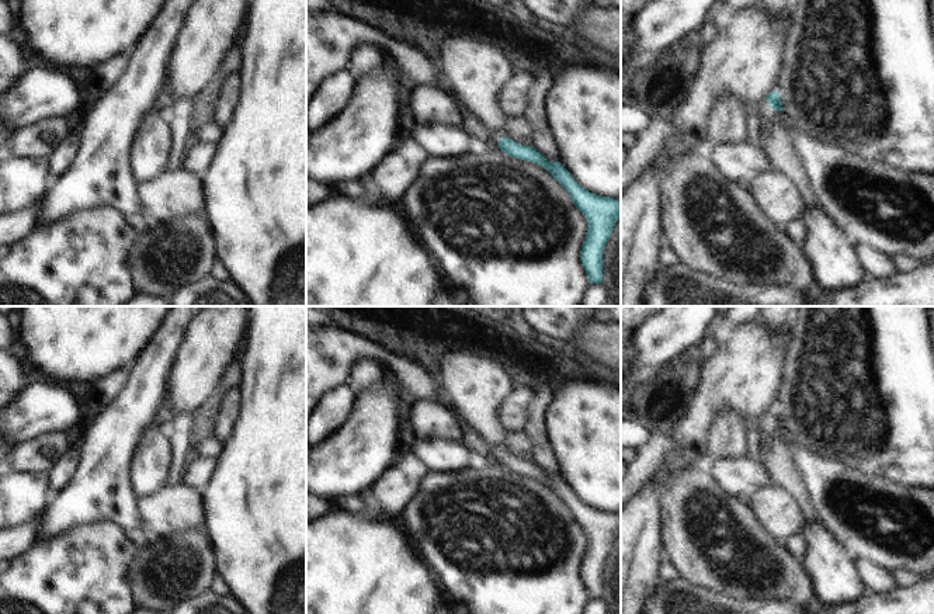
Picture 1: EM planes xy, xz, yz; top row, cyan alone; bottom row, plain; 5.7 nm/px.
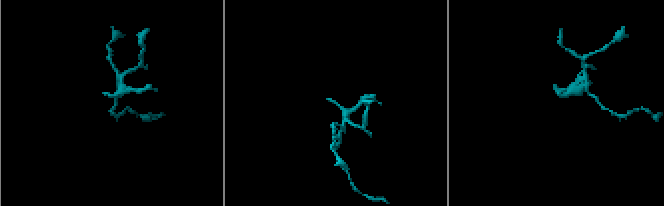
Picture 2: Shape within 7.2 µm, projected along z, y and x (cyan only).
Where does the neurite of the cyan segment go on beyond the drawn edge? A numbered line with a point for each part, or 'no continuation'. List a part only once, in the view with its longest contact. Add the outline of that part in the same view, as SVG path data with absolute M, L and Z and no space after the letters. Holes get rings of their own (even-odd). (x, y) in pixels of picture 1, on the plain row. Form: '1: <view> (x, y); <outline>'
1: xz (493, 451); M501 445L501 447L489 447L489 455L490 455L492 461L494 461L494 462L497 462L499 455L501 452L506 452L506 451L507 451L507 448L504 445Z

